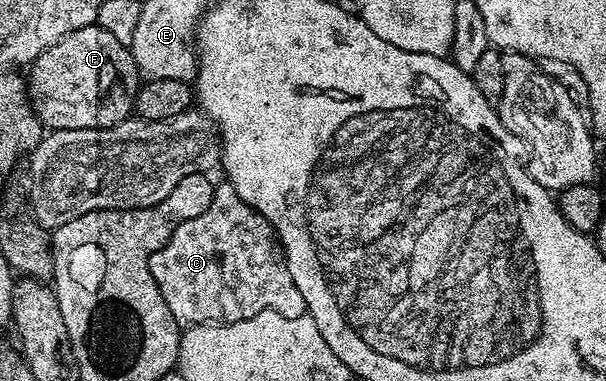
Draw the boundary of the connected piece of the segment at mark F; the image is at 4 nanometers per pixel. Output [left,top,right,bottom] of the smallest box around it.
[29,23,141,131]

